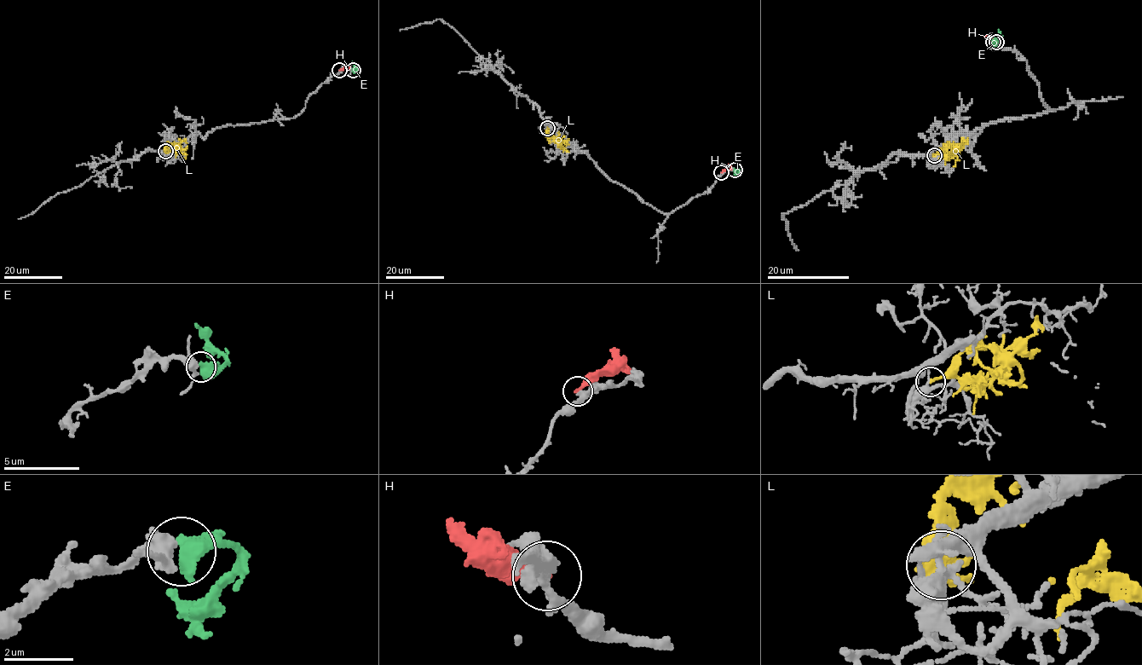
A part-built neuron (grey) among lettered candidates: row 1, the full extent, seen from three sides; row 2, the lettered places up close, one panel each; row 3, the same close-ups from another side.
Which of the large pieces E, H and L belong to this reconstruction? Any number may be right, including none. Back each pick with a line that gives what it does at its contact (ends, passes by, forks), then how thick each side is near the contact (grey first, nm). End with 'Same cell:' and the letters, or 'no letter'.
E: it ends | 280/600 nm
Same cell: E

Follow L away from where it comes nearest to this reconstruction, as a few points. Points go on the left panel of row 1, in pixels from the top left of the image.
L: (165, 151), (166, 145), (181, 149), (186, 154), (185, 159)

